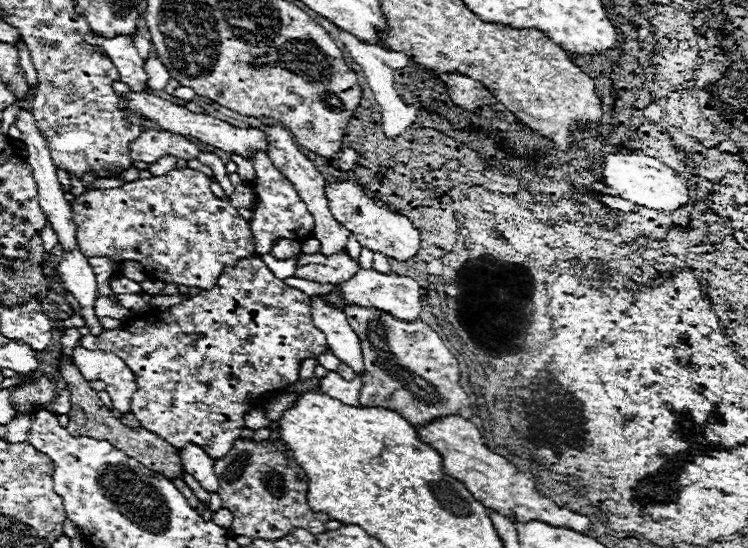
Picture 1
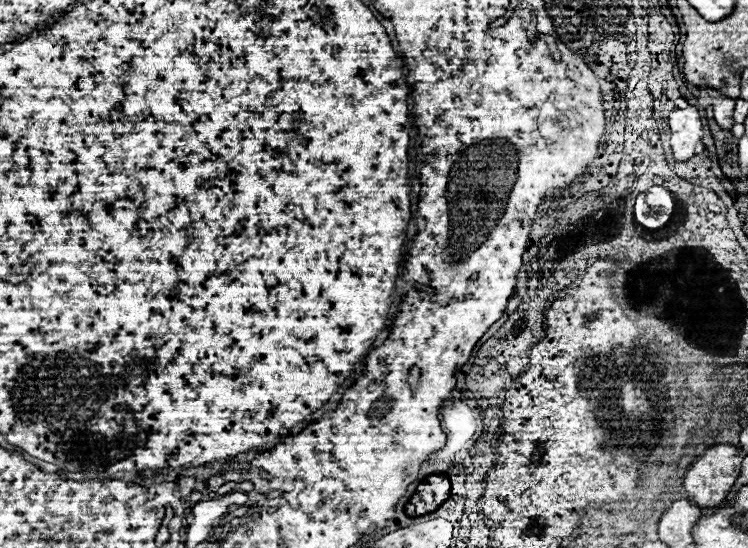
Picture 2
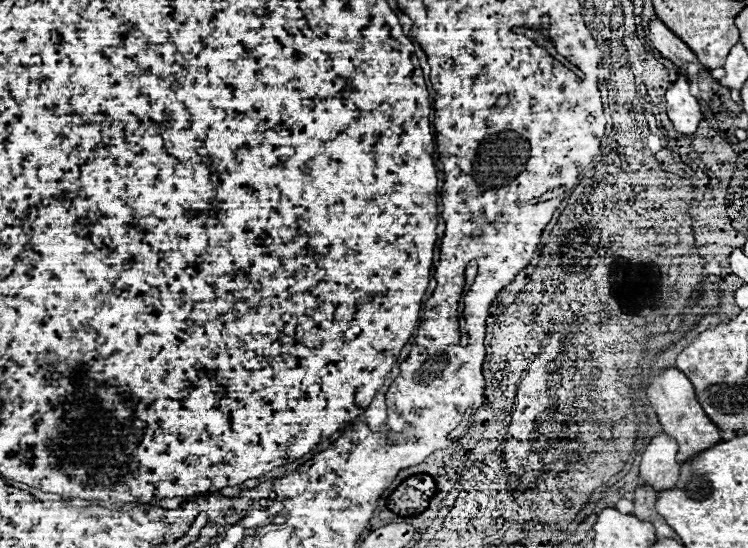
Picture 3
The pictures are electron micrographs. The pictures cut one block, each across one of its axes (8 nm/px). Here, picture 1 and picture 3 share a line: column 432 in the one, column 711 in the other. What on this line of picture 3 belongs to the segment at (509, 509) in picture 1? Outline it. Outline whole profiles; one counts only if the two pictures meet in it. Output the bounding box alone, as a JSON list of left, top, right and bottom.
[646,368,722,464]

